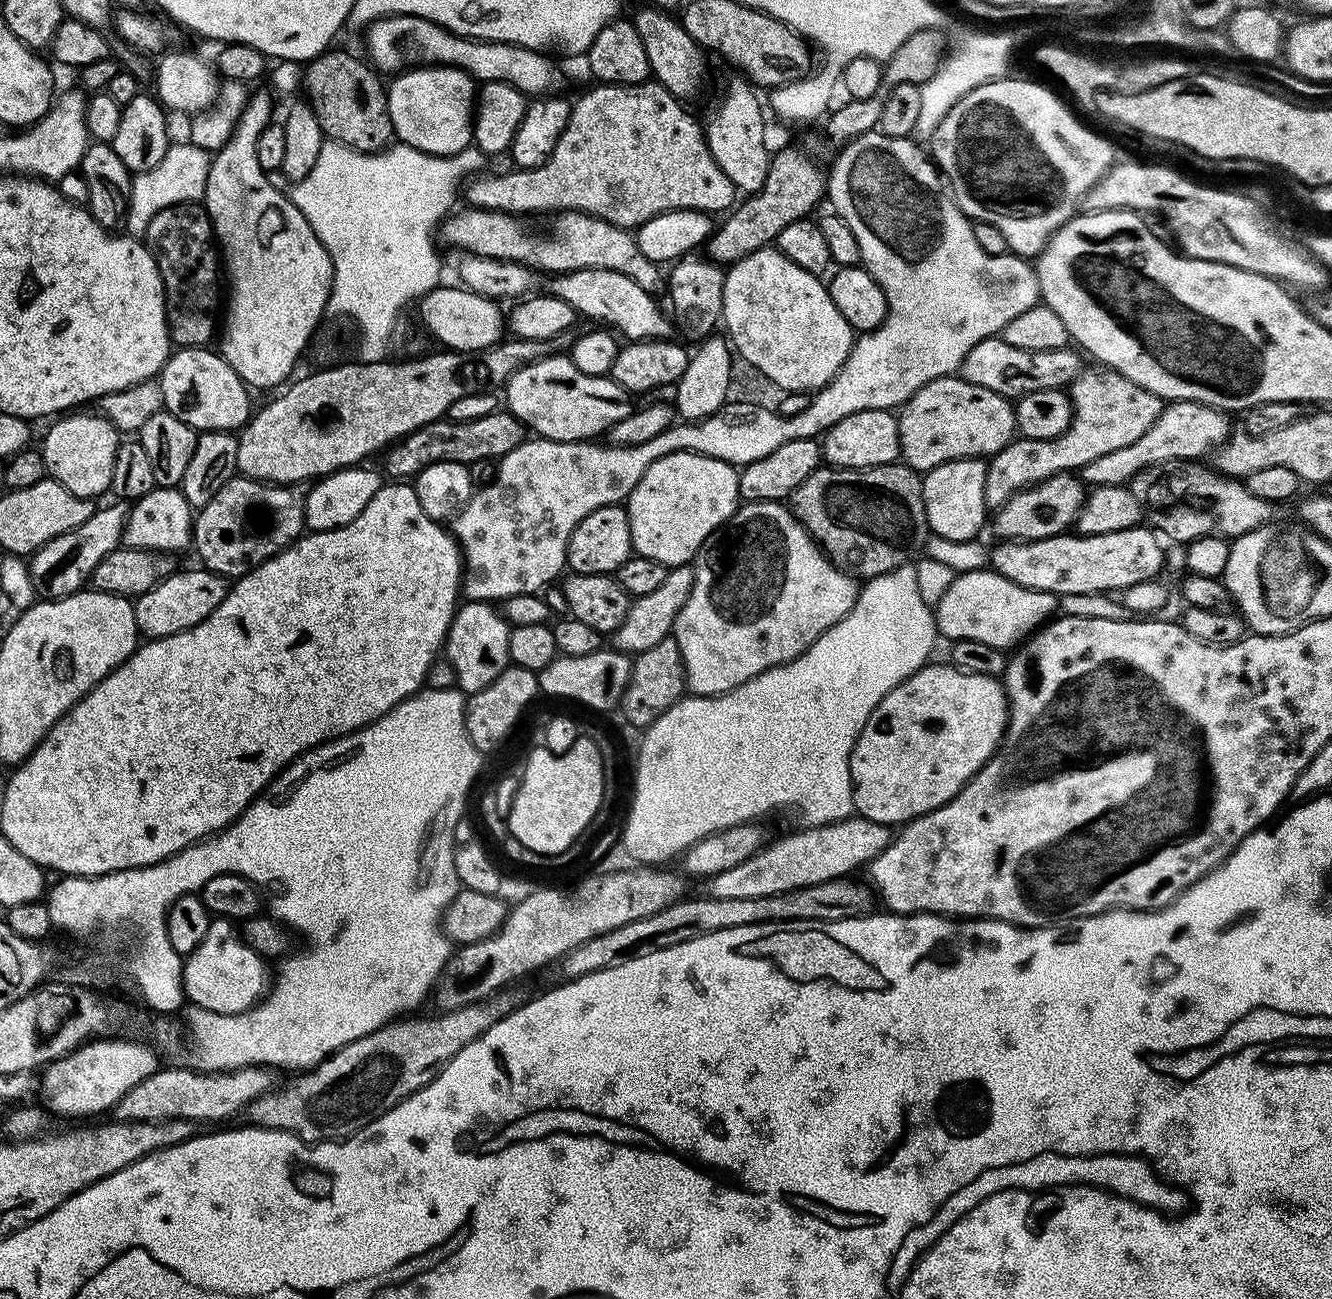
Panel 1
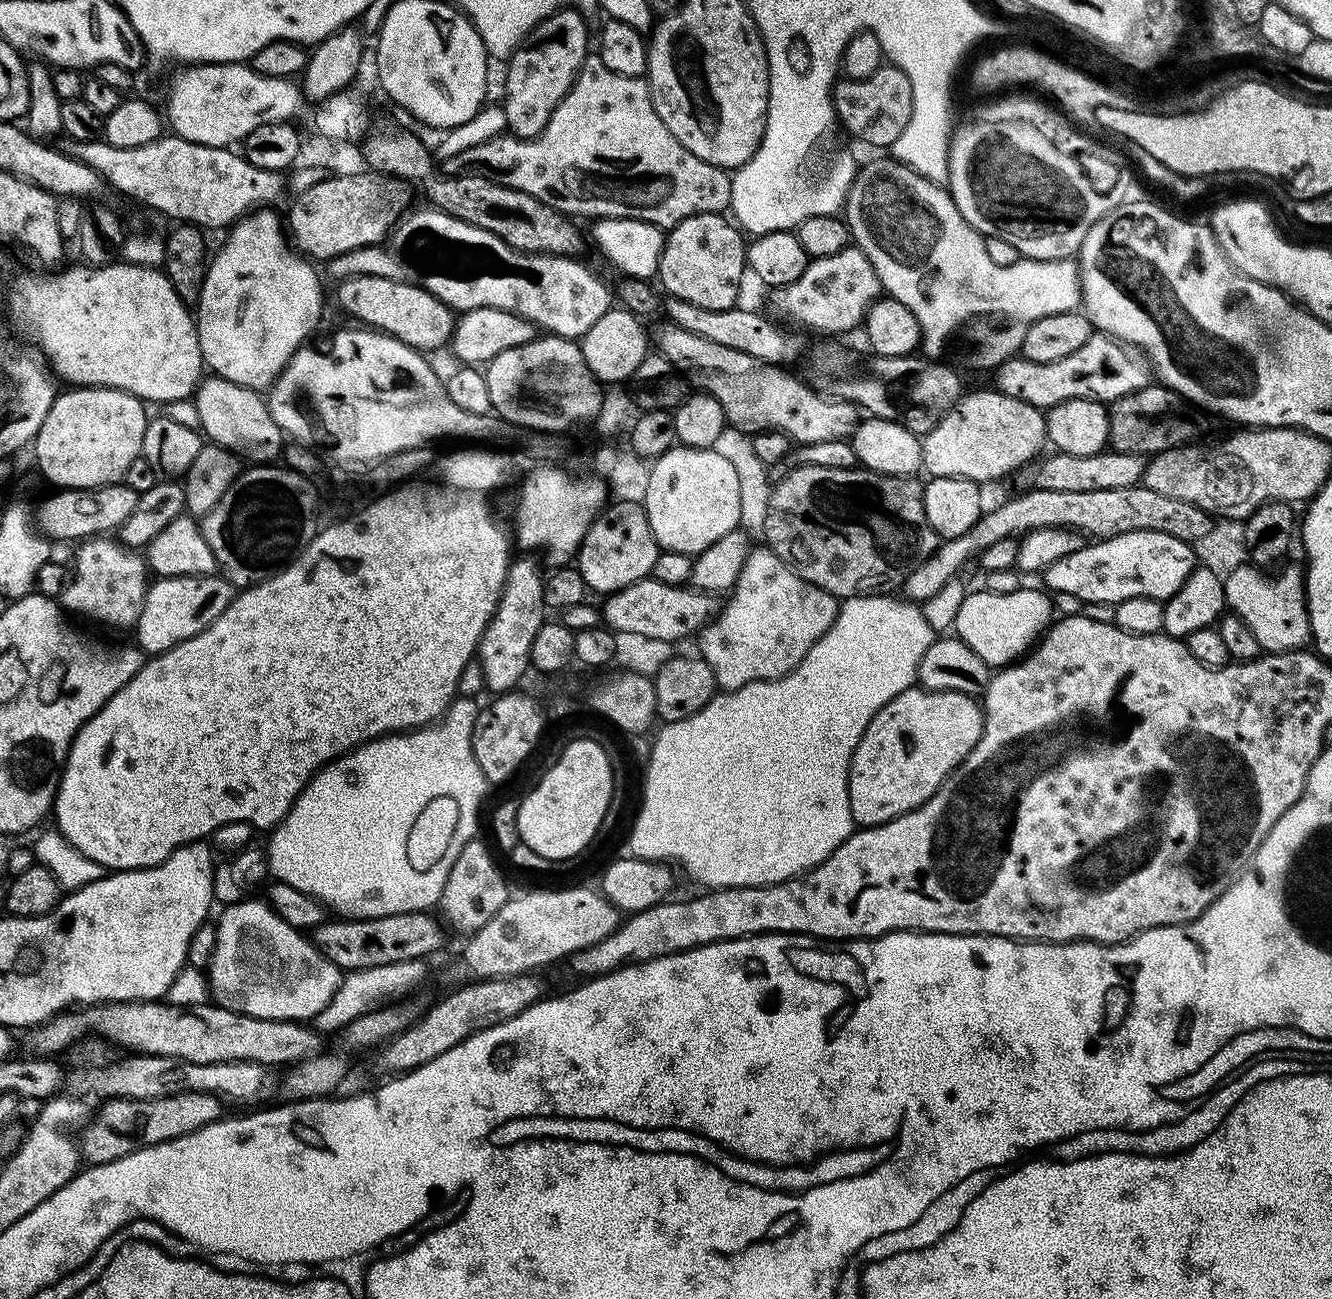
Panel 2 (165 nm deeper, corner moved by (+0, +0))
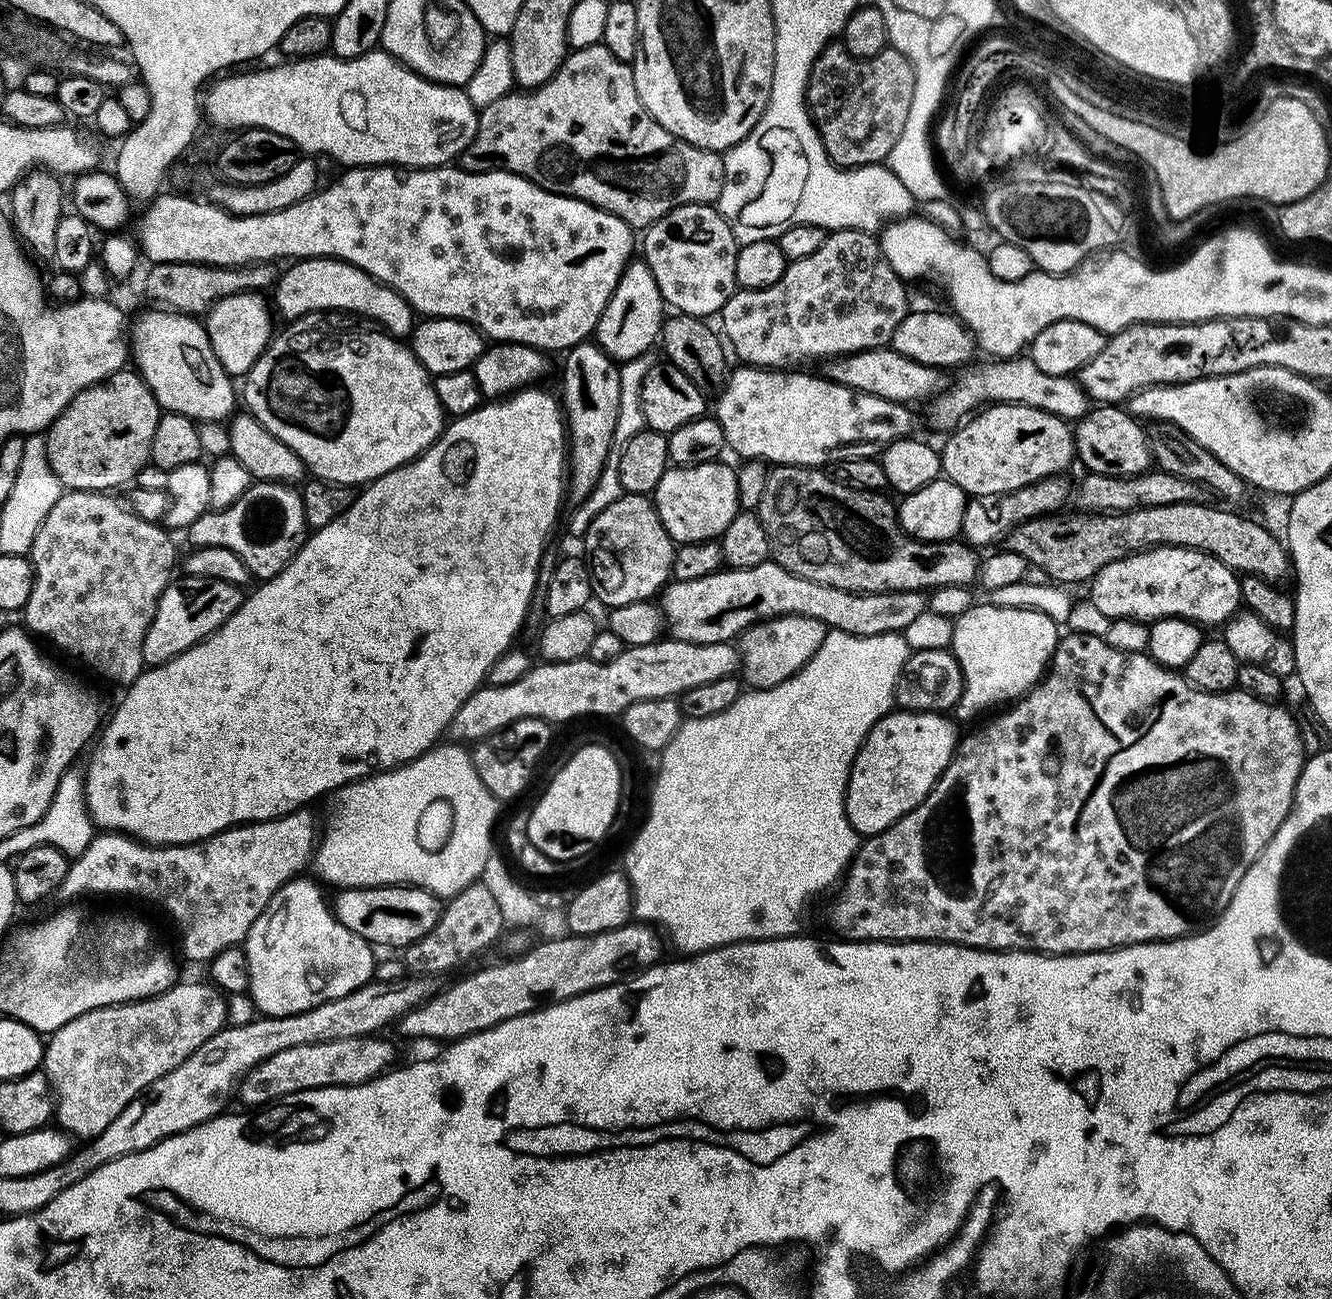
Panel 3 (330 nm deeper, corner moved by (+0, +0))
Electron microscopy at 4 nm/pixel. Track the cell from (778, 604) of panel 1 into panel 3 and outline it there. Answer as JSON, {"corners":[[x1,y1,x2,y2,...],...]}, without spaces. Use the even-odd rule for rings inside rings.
{"corners":[[776,616,773,620,761,620,753,628,745,630,738,640,743,683,749,689,755,690,778,686,782,682,786,682,786,678,793,676,798,670,802,670,802,666,806,666,806,662,810,662,810,658,814,658,818,646,822,646,829,631,829,628,822,622,805,616]]}

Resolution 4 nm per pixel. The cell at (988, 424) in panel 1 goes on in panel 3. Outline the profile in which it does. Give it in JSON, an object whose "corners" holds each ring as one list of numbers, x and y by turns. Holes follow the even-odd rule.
{"corners":[[1021,404,987,405,963,421,949,436,952,437,945,442,944,448,939,449,940,466,946,479,951,484,958,485,969,497,1000,496,1003,492,1013,492,1022,486,1030,486,1030,482,1038,482,1047,476,1067,473,1067,468,1074,464,1076,454,1074,432,1069,421,1046,410]]}

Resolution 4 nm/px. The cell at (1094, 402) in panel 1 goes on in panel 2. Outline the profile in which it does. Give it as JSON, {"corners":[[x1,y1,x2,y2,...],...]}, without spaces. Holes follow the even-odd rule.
{"corners":[[1159,382,1149,383,1147,388,1126,394,1113,400,1108,414,1108,438,1113,452,1135,452,1137,454,1155,454,1171,448,1181,448,1183,444,1191,444,1197,439,1200,427,1206,419,1205,413,1189,400,1179,396,1174,390,1165,388]]}

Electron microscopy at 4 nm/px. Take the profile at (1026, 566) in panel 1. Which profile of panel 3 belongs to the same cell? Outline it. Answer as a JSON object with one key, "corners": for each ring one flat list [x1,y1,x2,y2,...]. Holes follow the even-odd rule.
{"corners":[[1149,548,1146,552,1136,552,1102,566,1102,570,1098,570,1098,574,1092,577,1090,587,1093,606,1108,620,1125,616,1131,620,1151,622,1167,616,1177,616,1183,620,1193,620,1201,626,1223,626,1231,616,1236,615,1242,604,1237,573,1218,558,1207,556,1205,552,1193,548]]}

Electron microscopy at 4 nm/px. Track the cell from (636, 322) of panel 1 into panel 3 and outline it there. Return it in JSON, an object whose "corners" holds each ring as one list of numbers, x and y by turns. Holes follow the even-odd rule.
{"corners":[[751,366,731,369,728,383,720,389,714,418,724,431,724,443,744,460,763,460,772,466,815,468,837,460,879,457,887,444,911,437,913,409,870,394,853,392,823,375,811,376,808,370,769,370]]}

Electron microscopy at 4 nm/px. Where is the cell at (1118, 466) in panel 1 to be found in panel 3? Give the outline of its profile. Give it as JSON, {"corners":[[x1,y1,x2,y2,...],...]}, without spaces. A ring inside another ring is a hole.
{"corners":[[1067,475,1047,476,1038,482,1030,482,1030,486,1022,486,1013,492,1003,492,1000,496,971,497,964,511,960,536,963,543,972,545,977,550,983,550,987,544,996,544,1005,539,1012,529,1022,522,1033,520,1039,516,1051,516,1061,511,1060,506,1073,495,1074,488,1068,485]]}

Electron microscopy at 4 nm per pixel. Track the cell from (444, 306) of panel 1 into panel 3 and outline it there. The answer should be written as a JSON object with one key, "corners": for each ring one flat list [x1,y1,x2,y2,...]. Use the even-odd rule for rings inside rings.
{"corners":[[309,256,289,263,274,285,275,292,275,311,292,320,288,322,299,321,296,320,299,316,308,316,311,312,357,312,360,316,377,320,380,323,377,325,383,331,397,338,411,337,412,329,418,323,402,294,378,282,370,274,358,270,358,266,345,260,332,260,328,256]]}

